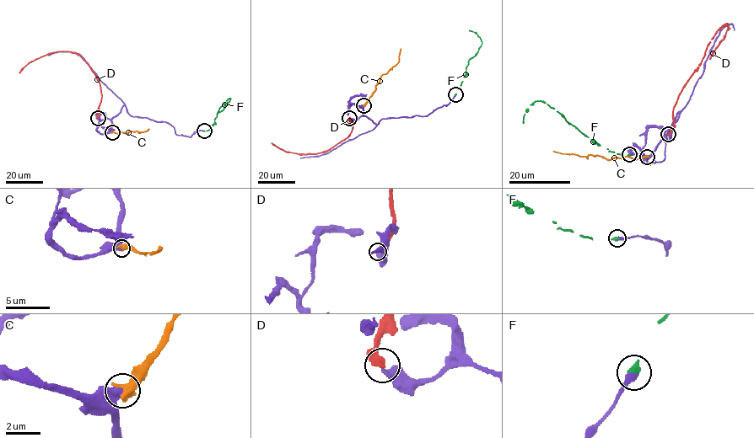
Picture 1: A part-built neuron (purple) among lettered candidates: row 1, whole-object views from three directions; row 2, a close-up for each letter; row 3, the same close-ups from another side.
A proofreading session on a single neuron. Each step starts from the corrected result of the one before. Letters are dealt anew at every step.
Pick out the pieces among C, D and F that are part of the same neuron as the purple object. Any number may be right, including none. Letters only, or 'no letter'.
F

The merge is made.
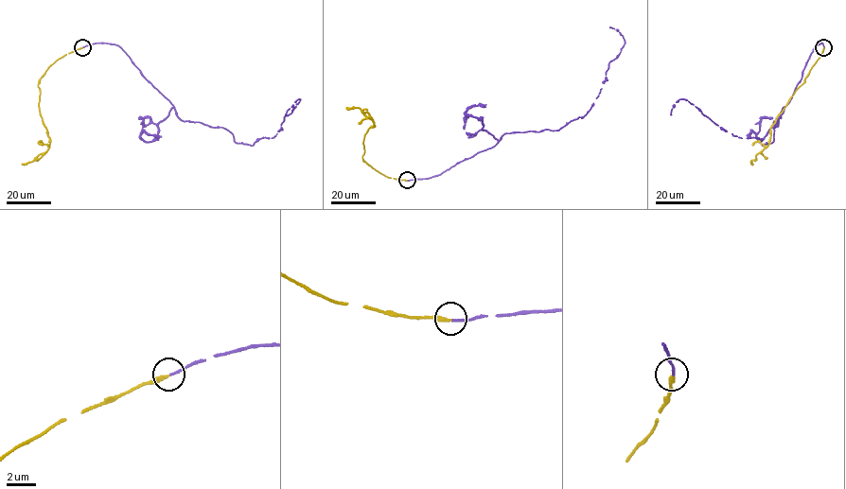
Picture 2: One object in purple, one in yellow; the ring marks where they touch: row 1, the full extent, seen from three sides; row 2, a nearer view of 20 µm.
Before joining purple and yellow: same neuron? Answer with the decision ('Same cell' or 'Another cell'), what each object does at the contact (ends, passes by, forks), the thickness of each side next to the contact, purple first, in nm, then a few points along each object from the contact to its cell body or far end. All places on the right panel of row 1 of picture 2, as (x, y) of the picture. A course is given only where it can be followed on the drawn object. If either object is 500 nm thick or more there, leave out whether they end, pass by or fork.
Same cell. At the ring purple ends. At the ring yellow ends. Thickness 160 nm (purple) against 260 nm. Course of purple: (823, 47), (813, 49), (773, 127), (771, 143), (726, 131), (687, 100), (677, 100), (671, 115). Course of yellow: (823, 47), (770, 128), (769, 143), (756, 155), (751, 165)

